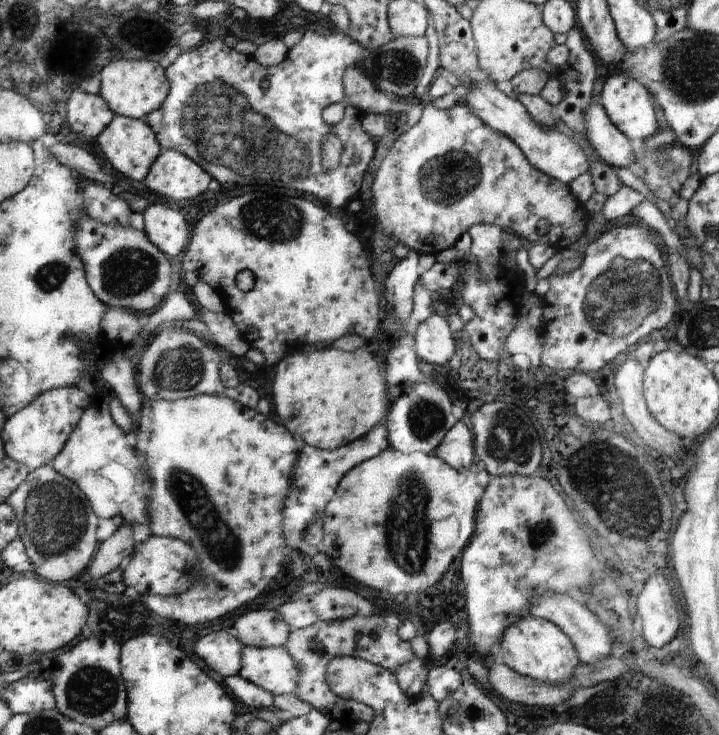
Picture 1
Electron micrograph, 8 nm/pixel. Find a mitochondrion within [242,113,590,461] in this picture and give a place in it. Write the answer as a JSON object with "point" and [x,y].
{"point":[445,179]}

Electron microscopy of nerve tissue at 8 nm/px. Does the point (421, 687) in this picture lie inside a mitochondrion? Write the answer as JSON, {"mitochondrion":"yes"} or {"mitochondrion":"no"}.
{"mitochondrion":"no"}

